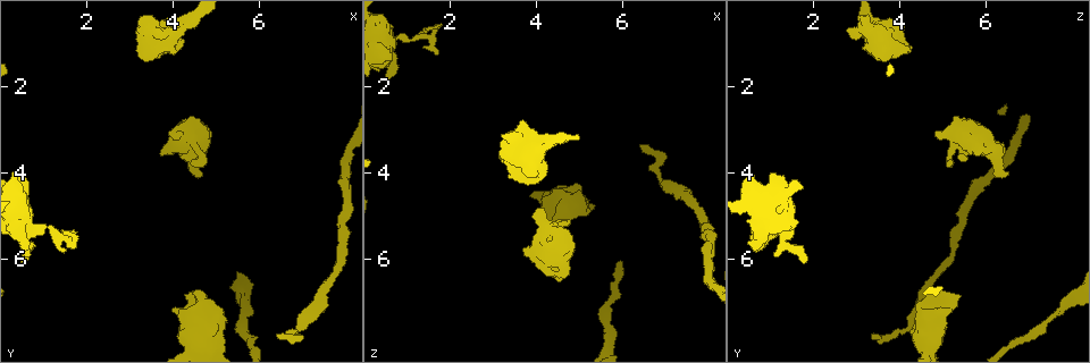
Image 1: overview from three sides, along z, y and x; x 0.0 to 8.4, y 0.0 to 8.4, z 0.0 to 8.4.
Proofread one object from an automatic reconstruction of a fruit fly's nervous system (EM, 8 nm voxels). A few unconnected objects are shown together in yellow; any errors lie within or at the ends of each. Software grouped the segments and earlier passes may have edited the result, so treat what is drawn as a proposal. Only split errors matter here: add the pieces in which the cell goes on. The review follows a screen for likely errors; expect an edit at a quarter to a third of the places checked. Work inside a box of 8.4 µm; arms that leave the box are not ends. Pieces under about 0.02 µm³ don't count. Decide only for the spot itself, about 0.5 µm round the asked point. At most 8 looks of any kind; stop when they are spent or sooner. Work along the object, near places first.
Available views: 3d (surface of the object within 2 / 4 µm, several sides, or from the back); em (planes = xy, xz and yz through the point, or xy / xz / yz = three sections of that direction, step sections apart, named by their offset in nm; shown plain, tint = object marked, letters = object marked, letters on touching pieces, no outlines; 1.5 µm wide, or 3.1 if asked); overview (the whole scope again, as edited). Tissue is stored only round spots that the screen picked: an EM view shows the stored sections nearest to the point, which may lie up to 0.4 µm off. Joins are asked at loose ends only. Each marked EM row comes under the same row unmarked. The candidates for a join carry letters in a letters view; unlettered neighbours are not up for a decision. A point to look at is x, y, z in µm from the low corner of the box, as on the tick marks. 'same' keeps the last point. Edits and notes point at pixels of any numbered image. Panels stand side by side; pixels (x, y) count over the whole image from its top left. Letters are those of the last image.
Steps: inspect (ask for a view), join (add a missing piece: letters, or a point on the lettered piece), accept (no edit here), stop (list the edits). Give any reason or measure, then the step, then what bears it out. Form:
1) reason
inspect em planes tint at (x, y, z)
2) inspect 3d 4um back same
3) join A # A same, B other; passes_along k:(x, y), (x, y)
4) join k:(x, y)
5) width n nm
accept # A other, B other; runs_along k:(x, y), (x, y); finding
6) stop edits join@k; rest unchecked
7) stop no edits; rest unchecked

inspect 3d 4um at (3.70, 3.55, 5.70)

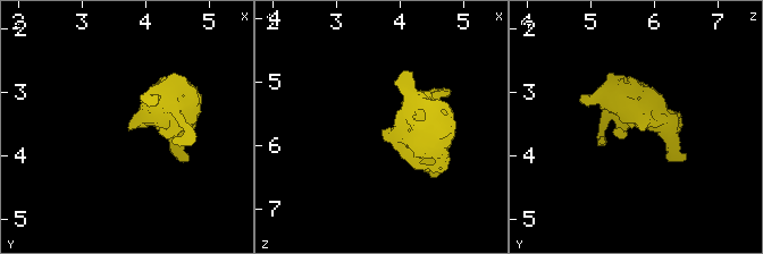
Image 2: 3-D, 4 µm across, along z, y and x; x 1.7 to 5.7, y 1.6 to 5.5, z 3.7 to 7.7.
inspect em yz step 4 letters at (3.70, 3.55, 5.70)

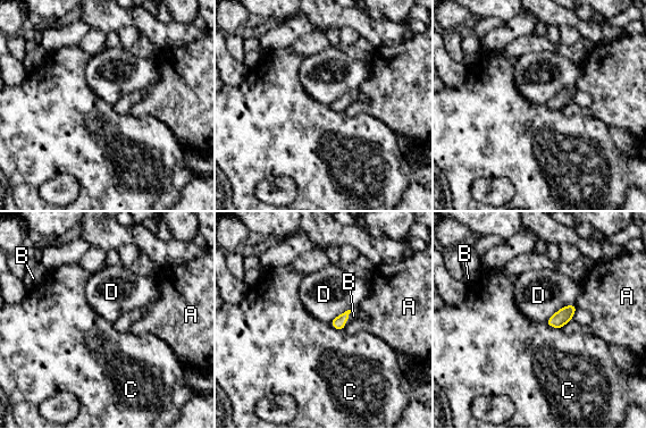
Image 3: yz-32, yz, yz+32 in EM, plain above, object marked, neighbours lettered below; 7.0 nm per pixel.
longest_contact D 240 nm
join B # A other, B same, C other, D other; the cell continues

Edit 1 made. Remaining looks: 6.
inspect overview

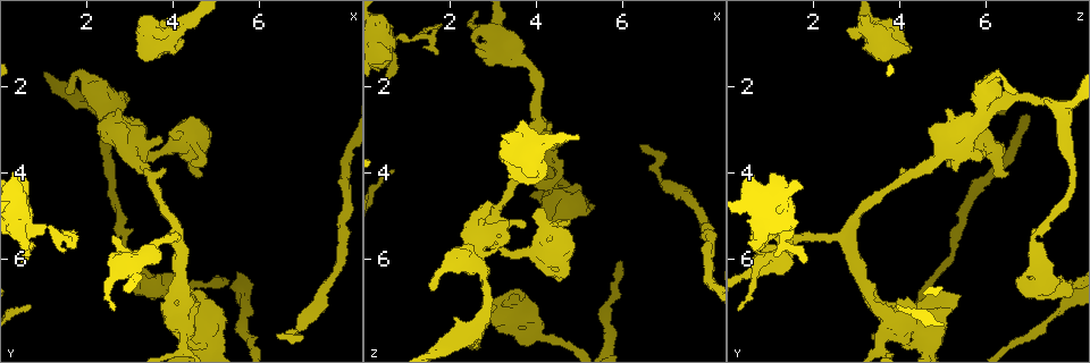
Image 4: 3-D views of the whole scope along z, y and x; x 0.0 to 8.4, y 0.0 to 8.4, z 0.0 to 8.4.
inspect em planes letters at (1.75, 5.40, 1.20)

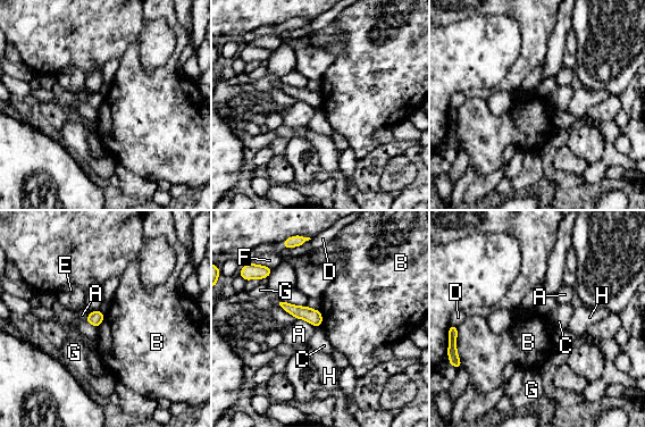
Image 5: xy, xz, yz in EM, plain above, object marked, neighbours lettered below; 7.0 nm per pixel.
width 100 nm
accept # A other, B other, C other, D other, E other, F other, G other, H other; border 5:(320, 310), (321, 326); no lettered piece goes on from it

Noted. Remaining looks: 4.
inspect em xy step 4 tint at (6.45, 7.70, 3.40)

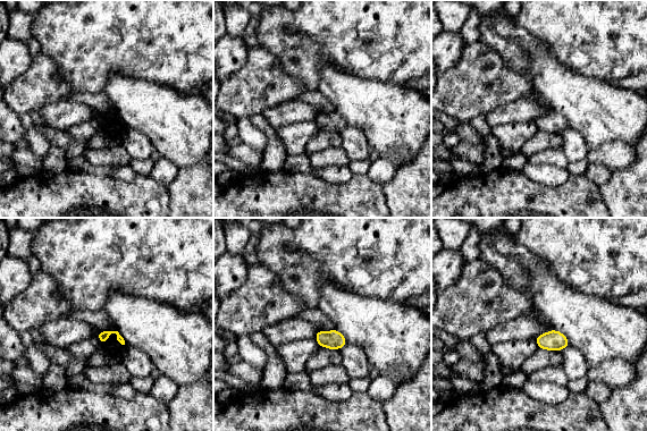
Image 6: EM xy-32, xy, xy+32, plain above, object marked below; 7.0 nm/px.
inspect em planes letters same

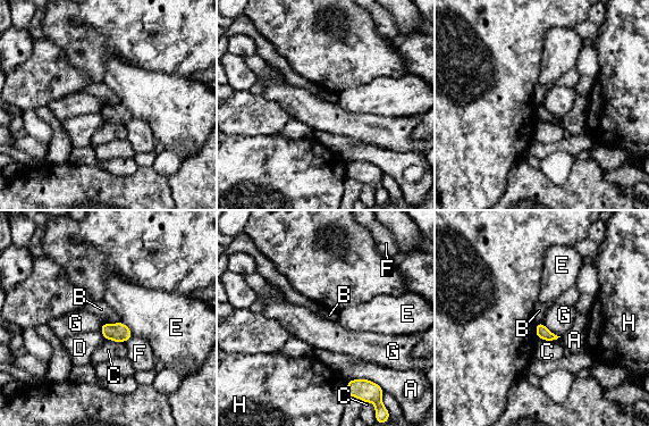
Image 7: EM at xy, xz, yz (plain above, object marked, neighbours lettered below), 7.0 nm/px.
width 90 nm
accept # A other, B other, C other, D other, E other, F other, G other, H other; none of them fits

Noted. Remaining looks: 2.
stop edits join@3; rest unchecked

